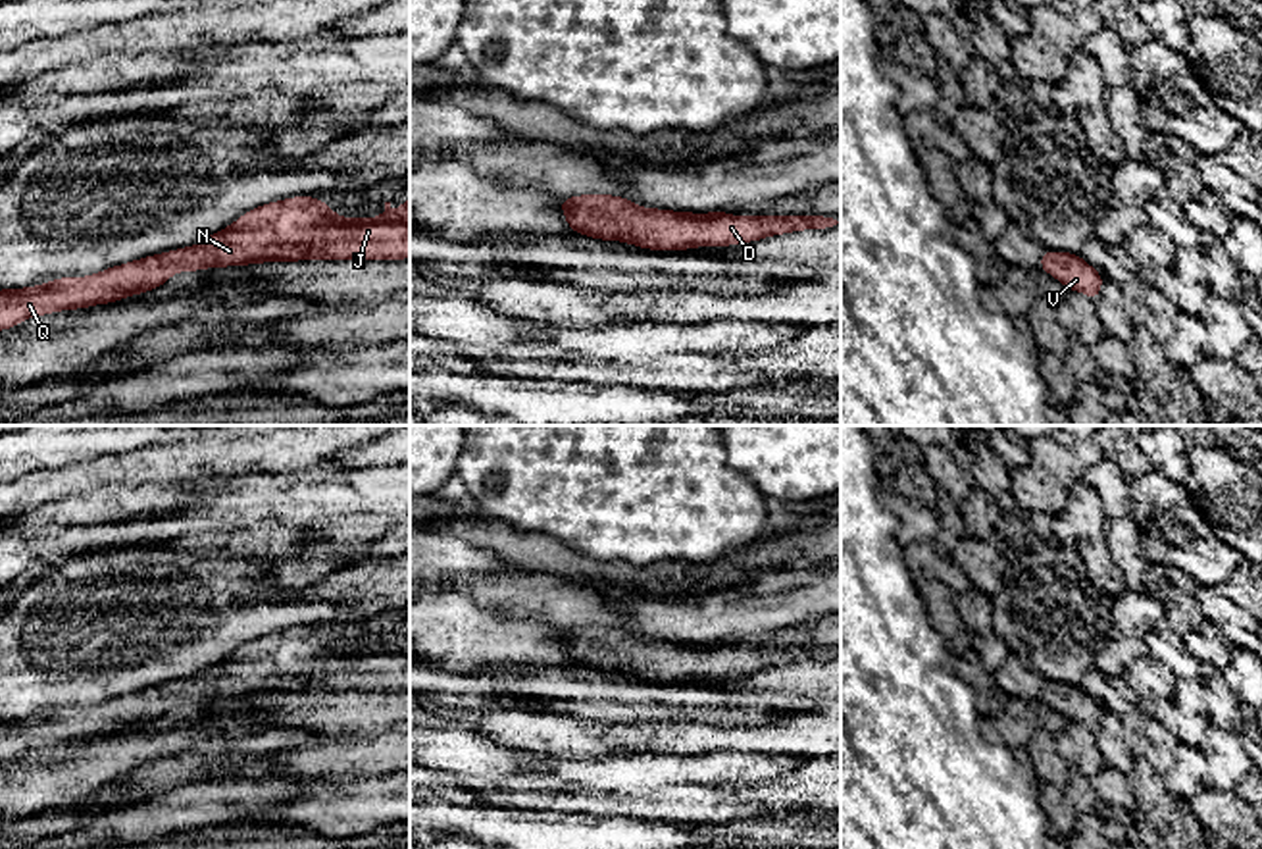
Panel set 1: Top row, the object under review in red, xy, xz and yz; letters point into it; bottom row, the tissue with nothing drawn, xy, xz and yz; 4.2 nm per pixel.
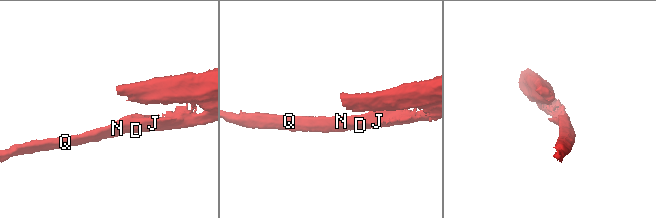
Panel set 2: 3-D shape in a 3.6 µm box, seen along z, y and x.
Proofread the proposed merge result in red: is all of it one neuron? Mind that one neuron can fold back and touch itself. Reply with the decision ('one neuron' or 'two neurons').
one neuron

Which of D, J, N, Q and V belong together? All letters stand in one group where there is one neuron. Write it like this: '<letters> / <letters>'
D J N Q V

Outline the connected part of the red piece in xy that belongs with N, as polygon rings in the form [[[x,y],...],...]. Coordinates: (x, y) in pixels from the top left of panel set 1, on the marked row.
[[[292,196],[248,210],[229,227],[212,233],[194,246],[152,254],[87,277],[58,277],[44,285],[15,291],[0,289],[0,331],[12,329],[27,318],[117,302],[162,287],[173,273],[185,270],[200,271],[262,262],[404,258],[410,258],[410,198],[402,200],[400,212],[394,212],[391,202],[385,202],[381,218],[341,218],[333,214],[331,204],[316,196]]]

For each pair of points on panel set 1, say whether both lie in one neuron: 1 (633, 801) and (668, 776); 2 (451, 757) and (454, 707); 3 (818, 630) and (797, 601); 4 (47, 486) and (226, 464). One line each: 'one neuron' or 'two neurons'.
1: two neurons
2: two neurons
3: two neurons
4: one neuron

